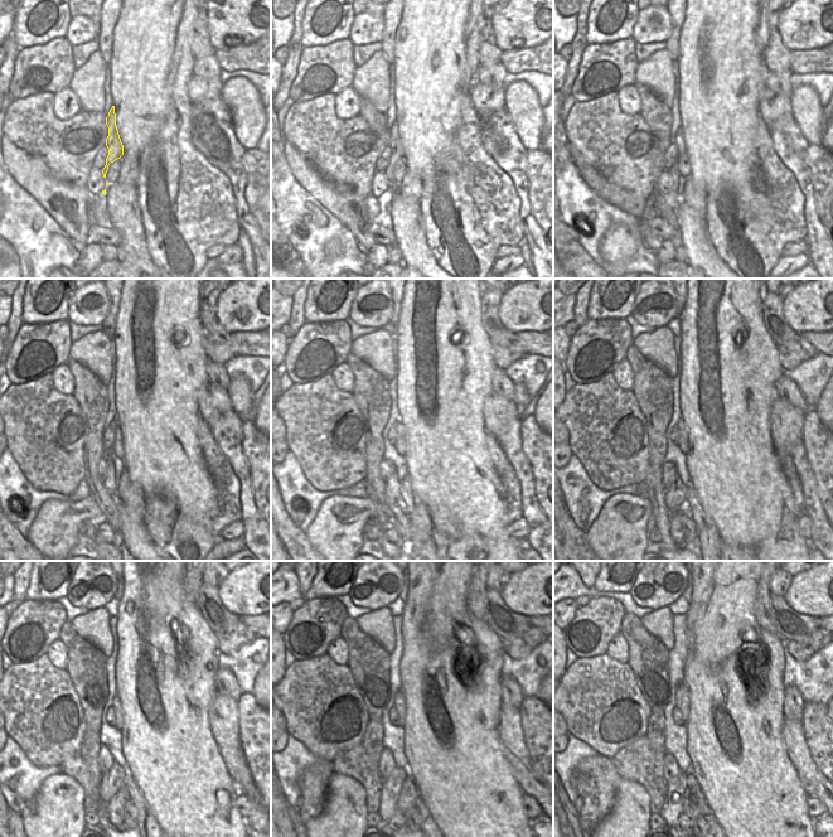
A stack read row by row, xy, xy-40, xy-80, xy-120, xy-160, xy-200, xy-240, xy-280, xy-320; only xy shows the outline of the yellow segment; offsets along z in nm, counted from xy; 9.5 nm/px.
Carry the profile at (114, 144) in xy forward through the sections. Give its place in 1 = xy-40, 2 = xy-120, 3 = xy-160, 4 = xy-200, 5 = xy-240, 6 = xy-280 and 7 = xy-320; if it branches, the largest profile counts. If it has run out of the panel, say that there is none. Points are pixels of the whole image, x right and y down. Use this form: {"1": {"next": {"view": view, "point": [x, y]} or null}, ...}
{"1": {"next": {"view": "xy-40", "point": [395, 143]}}, "2": {"next": {"view": "xy-120", "point": [110, 484]}}, "3": {"next": {"view": "xy-160", "point": [392, 485]}}, "4": {"next": {"view": "xy-200", "point": [676, 494]}}, "5": {"next": {"view": "xy-240", "point": [111, 780]}}, "6": {"next": {"view": "xy-280", "point": [392, 784]}}, "7": {"next": {"view": "xy-320", "point": [674, 796]}}}

